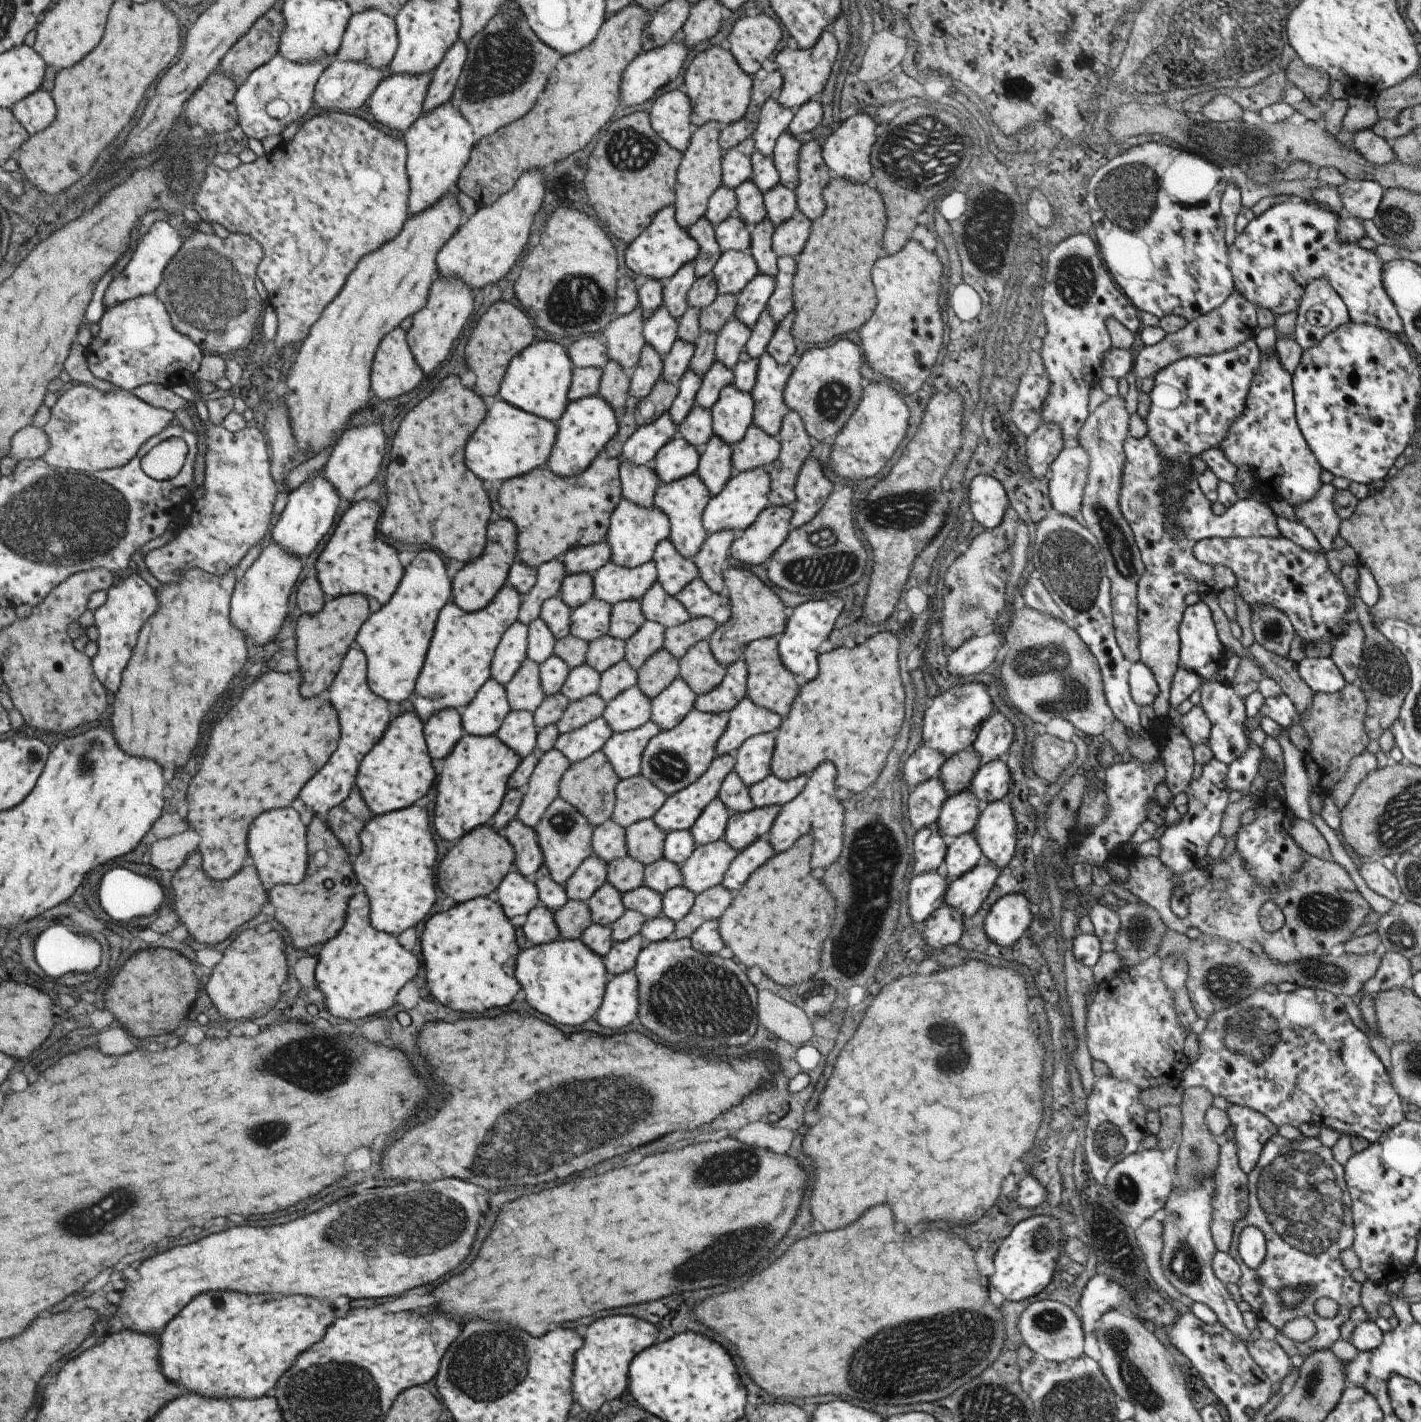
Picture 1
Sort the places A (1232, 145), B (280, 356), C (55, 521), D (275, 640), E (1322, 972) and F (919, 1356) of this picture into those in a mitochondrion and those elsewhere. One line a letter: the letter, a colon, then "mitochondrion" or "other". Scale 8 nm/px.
A: mitochondrion
B: other
C: mitochondrion
D: other
E: mitochondrion
F: mitochondrion

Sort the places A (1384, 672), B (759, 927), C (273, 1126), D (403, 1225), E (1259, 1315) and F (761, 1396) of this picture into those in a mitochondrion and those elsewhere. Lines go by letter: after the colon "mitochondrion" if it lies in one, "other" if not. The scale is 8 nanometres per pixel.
A: mitochondrion
B: other
C: mitochondrion
D: mitochondrion
E: other
F: other

